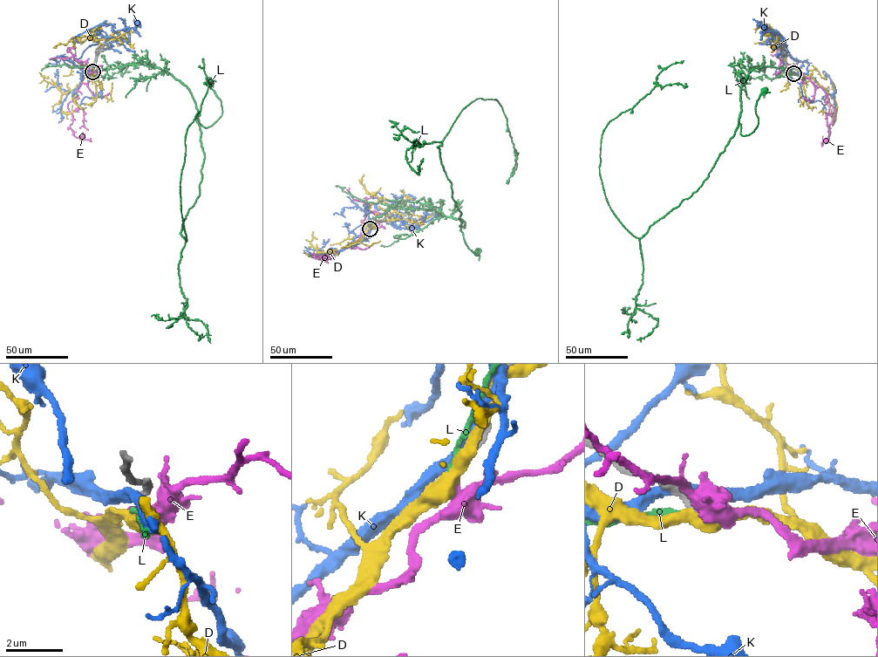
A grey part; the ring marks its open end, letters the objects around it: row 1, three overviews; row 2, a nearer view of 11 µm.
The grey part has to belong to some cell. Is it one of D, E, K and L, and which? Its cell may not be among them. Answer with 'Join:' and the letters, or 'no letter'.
Join: E

